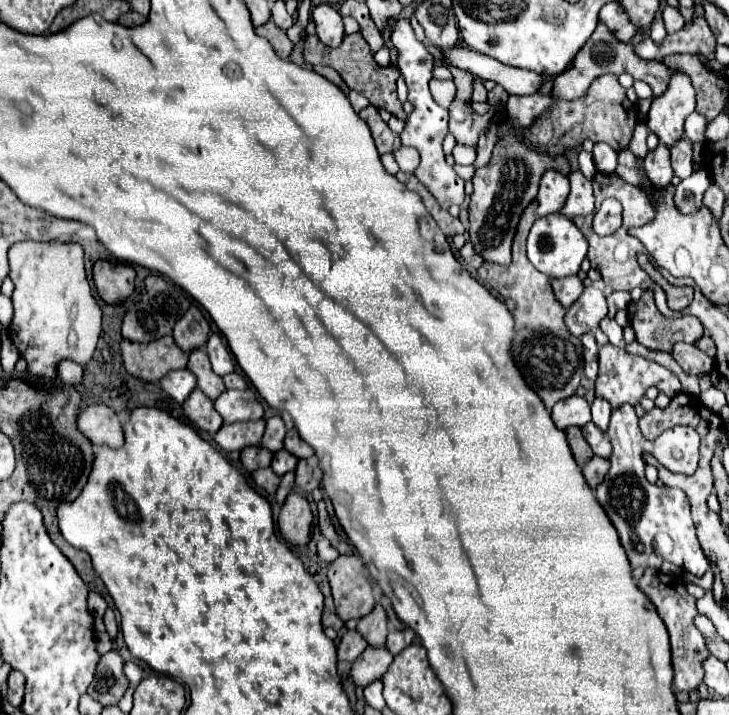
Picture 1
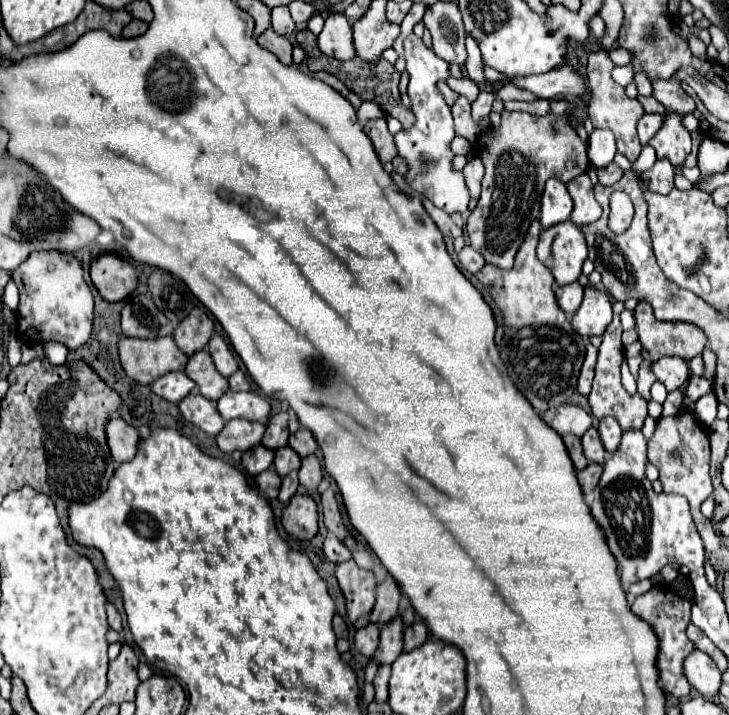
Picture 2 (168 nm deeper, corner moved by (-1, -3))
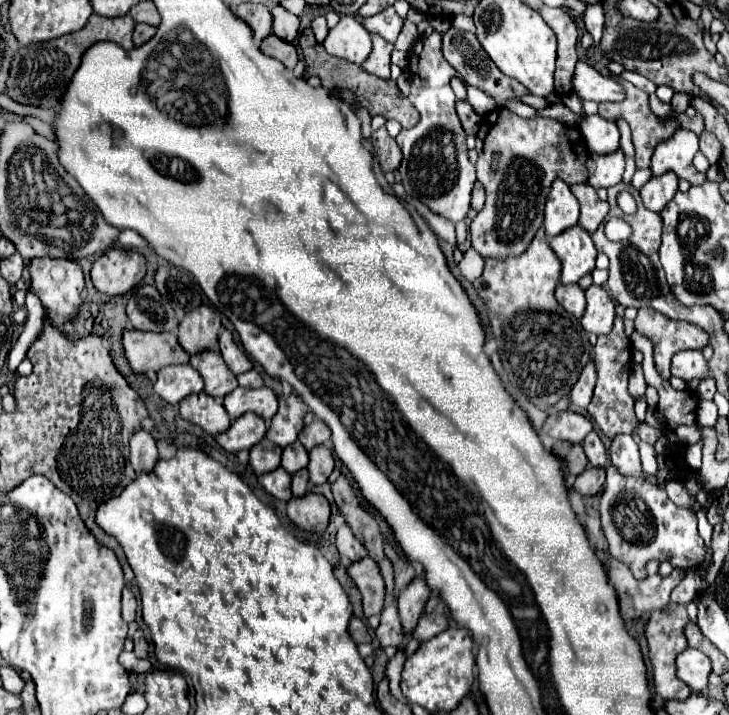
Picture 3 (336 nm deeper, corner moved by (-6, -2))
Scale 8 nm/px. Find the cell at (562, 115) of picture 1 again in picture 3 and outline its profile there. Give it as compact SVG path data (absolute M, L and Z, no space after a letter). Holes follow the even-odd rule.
M621 81L623 87L625 87L625 93L627 93L627 99L621 101L621 103L599 103L599 115L607 117L607 119L617 119L617 117L623 117L629 127L631 127L631 133L633 133L633 145L635 145L635 165L637 169L649 169L649 163L651 163L651 155L655 151L655 145L659 141L667 141L669 137L673 137L673 133L677 131L679 123L671 117L657 117L651 109L649 109L649 95L641 89L637 89L635 85L627 83L627 81Z

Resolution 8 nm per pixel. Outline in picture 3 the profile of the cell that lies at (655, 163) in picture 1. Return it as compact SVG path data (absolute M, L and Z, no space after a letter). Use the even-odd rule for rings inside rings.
M665 173L661 177L651 177L641 189L643 205L649 211L655 211L655 213L661 213L665 209L665 205L675 197L675 193L677 193L675 173Z

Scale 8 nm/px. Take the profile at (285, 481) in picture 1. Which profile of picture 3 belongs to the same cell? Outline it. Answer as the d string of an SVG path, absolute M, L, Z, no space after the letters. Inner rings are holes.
M301 469L293 475L293 495L295 497L301 497L301 495L307 493L307 481L309 481L307 469Z

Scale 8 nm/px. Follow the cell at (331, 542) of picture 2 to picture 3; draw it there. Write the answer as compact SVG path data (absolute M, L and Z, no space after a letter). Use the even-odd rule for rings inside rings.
M343 523L337 531L337 537L335 537L335 545L337 545L337 551L345 557L349 557L351 561L359 561L363 557L367 557L367 549L365 545L351 533L351 527L347 523Z

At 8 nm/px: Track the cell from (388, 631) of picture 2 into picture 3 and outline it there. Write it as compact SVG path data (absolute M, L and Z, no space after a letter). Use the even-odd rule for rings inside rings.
M417 577L413 579L401 593L399 593L399 601L397 601L397 607L399 607L399 615L401 615L401 621L403 621L403 631L407 633L409 629L415 629L417 621L419 621L419 615L429 599L429 585L425 581L425 577Z

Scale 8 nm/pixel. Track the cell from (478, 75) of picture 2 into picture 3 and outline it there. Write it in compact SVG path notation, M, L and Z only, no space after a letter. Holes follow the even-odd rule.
M463 14L456 15L452 18L451 24L462 31L476 33L476 27L472 17Z

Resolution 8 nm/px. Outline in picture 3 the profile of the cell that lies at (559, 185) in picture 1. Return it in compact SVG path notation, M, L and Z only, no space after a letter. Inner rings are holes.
M555 179L545 203L543 225L547 235L555 237L563 233L565 229L577 225L577 219L579 219L579 203L575 201L575 195L561 179Z

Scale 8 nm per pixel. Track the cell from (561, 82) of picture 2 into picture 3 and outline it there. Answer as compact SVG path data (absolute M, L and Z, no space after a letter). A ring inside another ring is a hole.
M579 61L573 77L575 95L589 101L623 101L623 85L611 77L599 75L587 61Z

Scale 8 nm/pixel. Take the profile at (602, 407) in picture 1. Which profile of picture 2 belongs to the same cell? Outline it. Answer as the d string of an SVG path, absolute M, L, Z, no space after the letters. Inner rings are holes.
M602 418L602 422L598 424L598 432L600 432L604 448L608 452L614 452L616 446L620 444L620 436L622 436L622 428L618 426L618 422L614 418Z

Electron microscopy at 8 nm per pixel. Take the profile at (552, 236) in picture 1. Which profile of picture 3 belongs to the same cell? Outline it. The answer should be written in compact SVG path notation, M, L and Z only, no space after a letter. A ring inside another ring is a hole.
M579 225L567 229L559 237L551 237L549 245L563 265L563 269L561 269L563 285L577 283L583 275L587 275L595 269L597 249L591 241L591 235L587 231L583 231Z

